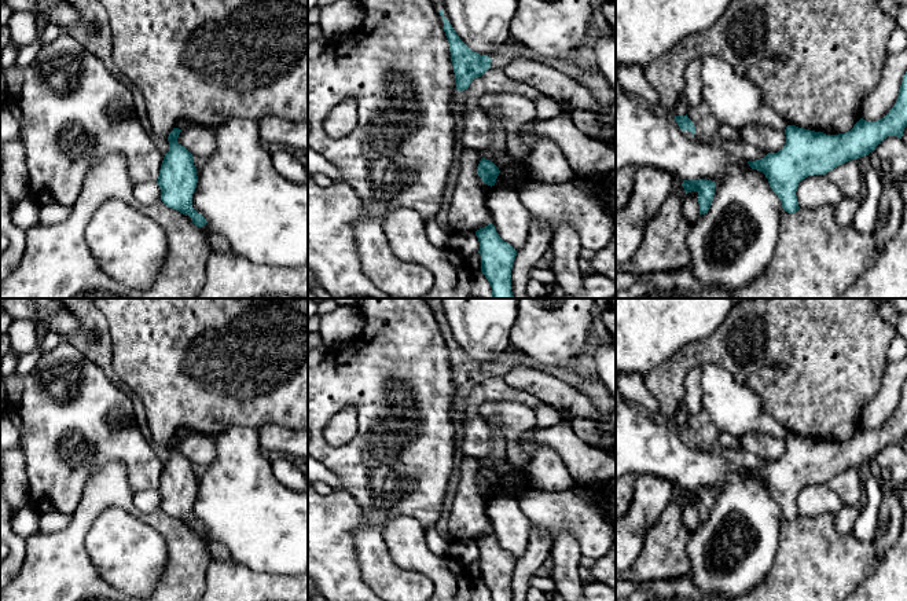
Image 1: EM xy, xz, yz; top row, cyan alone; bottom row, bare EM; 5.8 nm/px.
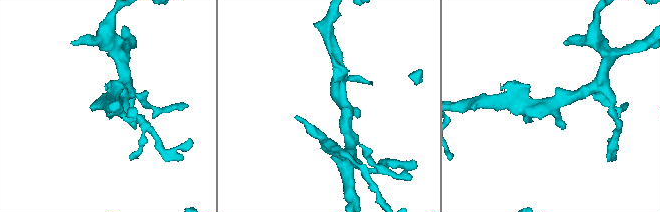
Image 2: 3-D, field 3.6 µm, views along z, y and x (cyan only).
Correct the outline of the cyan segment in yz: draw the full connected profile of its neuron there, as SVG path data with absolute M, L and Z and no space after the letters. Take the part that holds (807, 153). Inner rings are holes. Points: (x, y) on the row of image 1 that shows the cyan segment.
M907 72L897 100L884 118L873 122L860 118L851 131L838 135L787 125L786 144L782 150L748 164L765 175L783 210L796 213L800 209L796 191L801 180L826 175L838 165L869 155L888 136L902 139L906 127Z

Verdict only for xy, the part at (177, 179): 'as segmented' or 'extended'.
as segmented

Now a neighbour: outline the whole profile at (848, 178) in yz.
M856 160L838 165L833 171L827 172L826 177L834 183L847 198L856 199L862 190L863 175L860 164Z

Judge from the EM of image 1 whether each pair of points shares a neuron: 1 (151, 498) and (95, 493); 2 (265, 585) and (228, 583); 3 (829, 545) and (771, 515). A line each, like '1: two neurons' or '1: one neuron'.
1: two neurons
2: one neuron
3: two neurons

